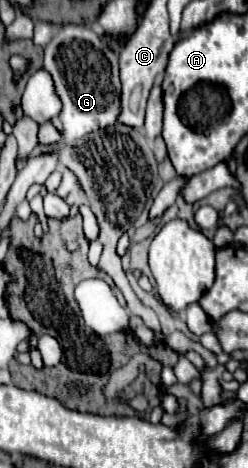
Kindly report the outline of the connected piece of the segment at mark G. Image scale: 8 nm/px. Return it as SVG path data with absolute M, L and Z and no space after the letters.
M67 24L61 32L51 38L45 48L43 68L53 76L57 94L63 100L61 122L65 128L65 142L83 138L101 128L119 122L121 114L121 80L119 80L119 58L99 34L87 26Z

